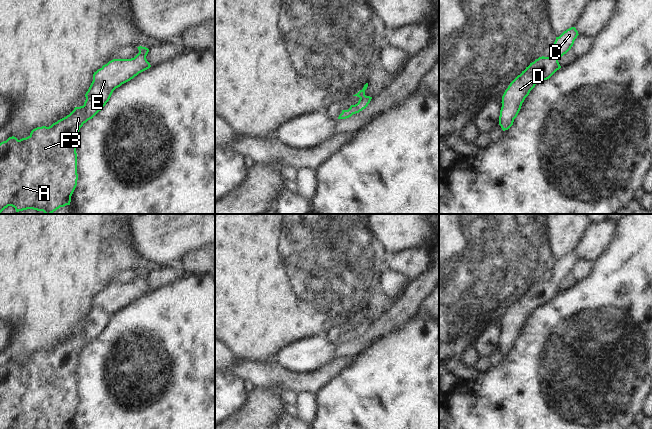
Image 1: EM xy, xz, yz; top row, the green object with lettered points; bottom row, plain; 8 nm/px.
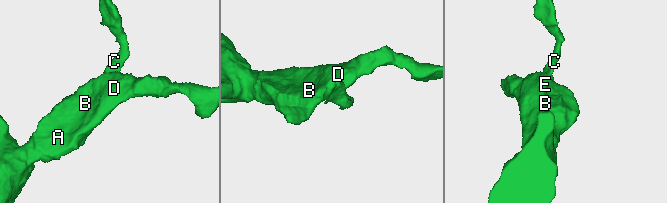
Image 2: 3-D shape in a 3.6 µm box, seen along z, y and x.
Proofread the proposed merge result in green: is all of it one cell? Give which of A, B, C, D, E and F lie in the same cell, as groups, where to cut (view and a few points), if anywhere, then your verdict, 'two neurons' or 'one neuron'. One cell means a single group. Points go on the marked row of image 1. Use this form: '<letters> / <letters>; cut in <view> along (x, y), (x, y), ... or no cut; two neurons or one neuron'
A B C D E F; no cut; one neuron

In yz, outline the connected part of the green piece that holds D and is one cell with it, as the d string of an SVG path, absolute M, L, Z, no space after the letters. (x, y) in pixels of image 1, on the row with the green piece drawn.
M575 27L564 31L559 37L556 37L550 57L539 57L510 83L501 102L499 125L503 131L513 125L522 103L535 85L549 79L561 68L558 59L571 49L578 35Z

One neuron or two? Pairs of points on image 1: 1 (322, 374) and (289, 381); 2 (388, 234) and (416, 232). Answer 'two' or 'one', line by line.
1: one
2: one

